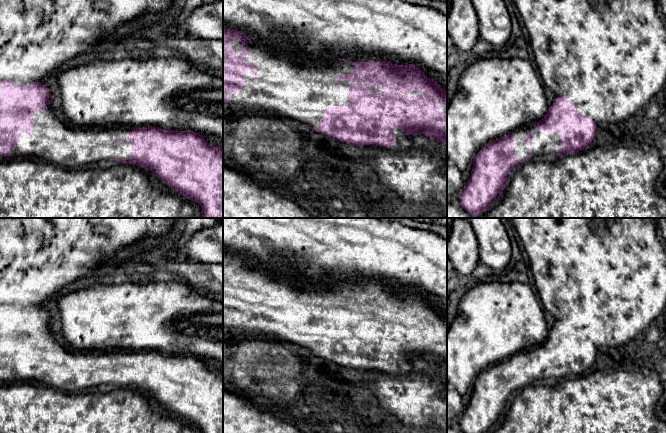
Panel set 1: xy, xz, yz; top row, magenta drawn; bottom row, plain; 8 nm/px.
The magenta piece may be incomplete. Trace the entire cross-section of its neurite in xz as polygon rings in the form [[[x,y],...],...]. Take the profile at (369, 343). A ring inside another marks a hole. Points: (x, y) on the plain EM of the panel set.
[[[387,284],[356,285],[348,299],[335,304],[352,306],[347,317],[348,329],[326,331],[323,346],[317,348],[316,356],[353,370],[390,372],[396,368],[392,355],[399,352],[408,361],[423,358],[447,369],[447,337],[440,335],[441,331],[447,331],[447,315],[415,289],[396,289]],[[370,309],[376,309],[385,316],[375,317]]]

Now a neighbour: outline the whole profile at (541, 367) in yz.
[[[529,349],[514,356],[514,379],[518,381],[518,388],[521,390],[522,384],[528,380],[530,383],[553,378],[562,375],[560,358],[557,356],[547,357],[542,354],[535,354]]]

